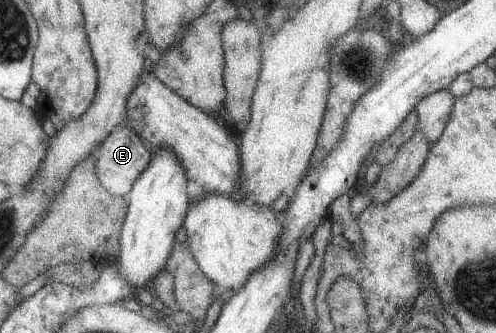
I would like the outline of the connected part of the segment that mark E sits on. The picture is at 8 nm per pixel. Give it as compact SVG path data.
M122 125L121 128L111 130L110 135L96 149L94 175L110 195L126 198L134 181L148 167L151 154L152 150L148 144L127 125Z

